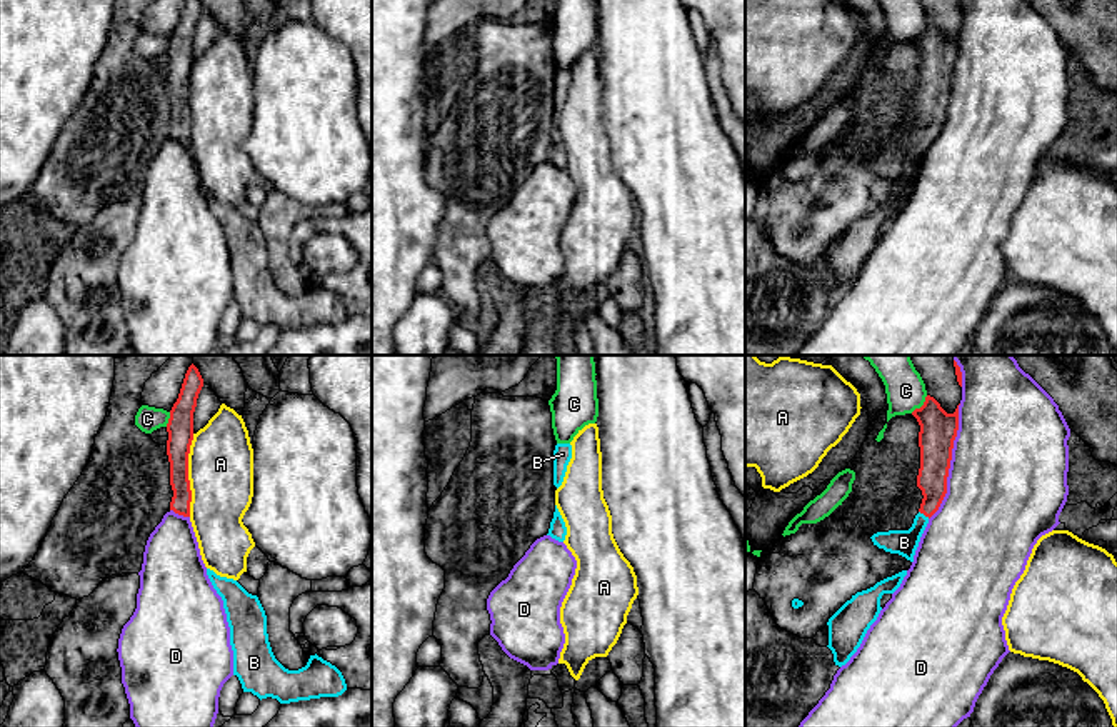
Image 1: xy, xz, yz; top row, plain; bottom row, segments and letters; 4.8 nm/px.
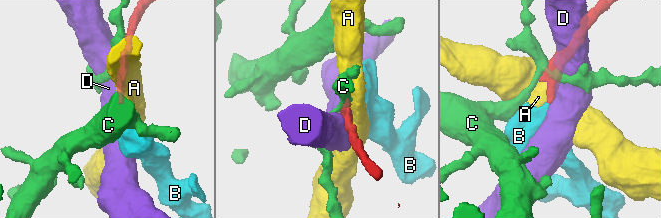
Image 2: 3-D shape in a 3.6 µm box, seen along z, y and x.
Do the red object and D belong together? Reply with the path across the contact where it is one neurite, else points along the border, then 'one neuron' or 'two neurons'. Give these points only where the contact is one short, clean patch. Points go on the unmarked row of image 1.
two neurons

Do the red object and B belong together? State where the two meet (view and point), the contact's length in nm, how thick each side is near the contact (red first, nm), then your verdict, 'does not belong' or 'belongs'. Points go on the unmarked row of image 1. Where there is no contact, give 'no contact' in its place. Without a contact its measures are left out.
yz (924, 140) | 70 nm | 140/130 nm | belongs

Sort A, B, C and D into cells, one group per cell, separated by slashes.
A / B / C / D

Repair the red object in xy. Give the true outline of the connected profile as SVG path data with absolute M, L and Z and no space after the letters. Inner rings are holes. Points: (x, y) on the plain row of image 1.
M185 0L177 28L167 50L167 82L170 88L170 112L173 123L170 137L190 143L192 117L188 107L188 80L193 67L193 38L203 13L200 0Z

